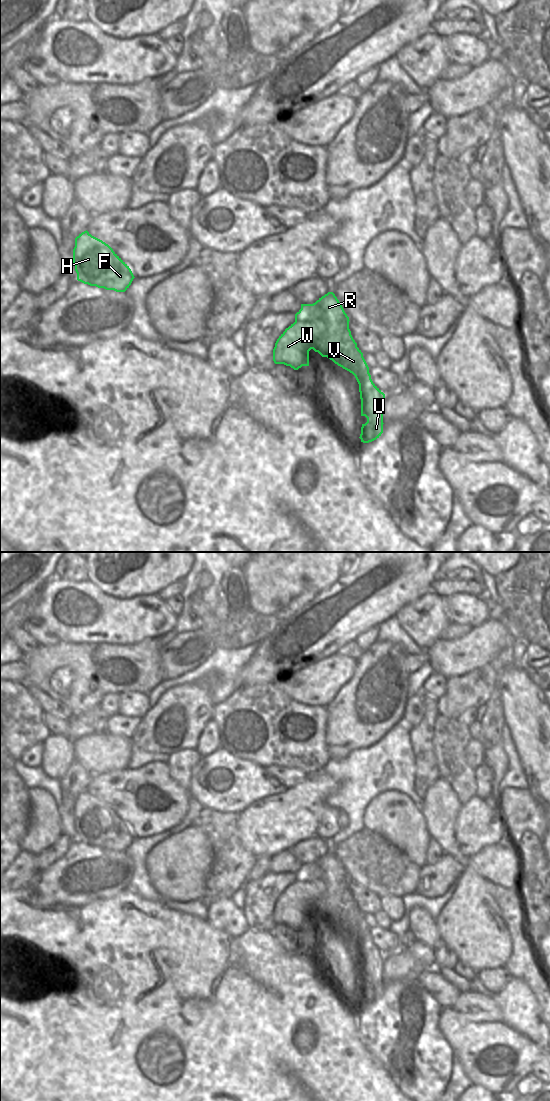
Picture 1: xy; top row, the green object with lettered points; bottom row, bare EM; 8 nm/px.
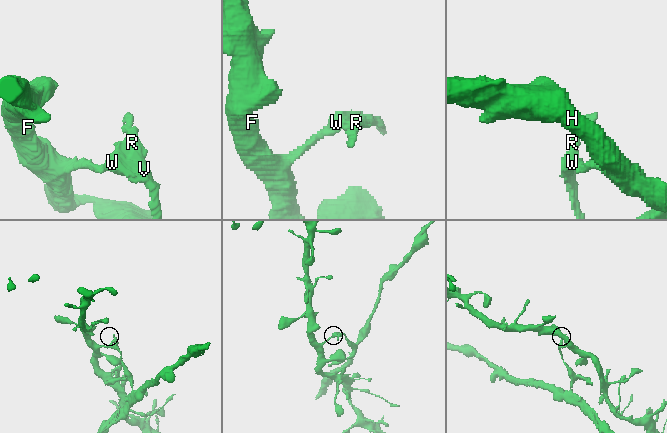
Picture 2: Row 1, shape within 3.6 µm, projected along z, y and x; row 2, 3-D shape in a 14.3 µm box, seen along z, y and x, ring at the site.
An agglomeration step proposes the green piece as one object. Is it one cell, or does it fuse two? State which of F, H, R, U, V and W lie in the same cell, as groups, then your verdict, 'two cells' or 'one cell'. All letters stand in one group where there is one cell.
groups F H W / R U V; two cells

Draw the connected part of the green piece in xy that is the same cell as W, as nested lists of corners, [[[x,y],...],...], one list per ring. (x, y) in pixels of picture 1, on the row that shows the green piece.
[[[311,304],[309,317],[294,322],[279,336],[273,349],[275,364],[284,364],[294,370],[309,366],[309,351],[325,333],[325,323],[321,319],[321,309]]]

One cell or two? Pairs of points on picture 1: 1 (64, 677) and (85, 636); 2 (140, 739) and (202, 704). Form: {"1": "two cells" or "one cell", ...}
{"1": "two cells", "2": "one cell"}

